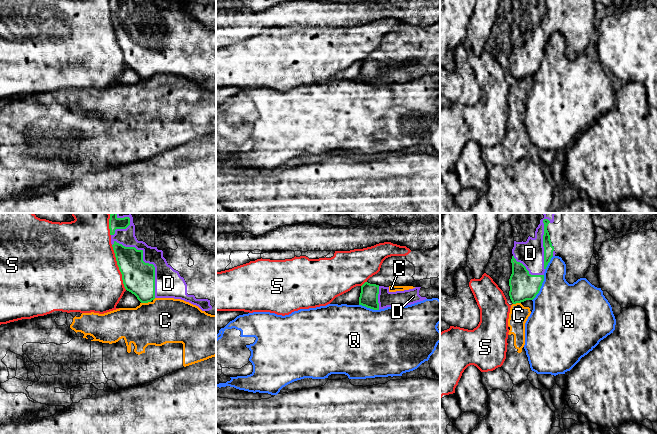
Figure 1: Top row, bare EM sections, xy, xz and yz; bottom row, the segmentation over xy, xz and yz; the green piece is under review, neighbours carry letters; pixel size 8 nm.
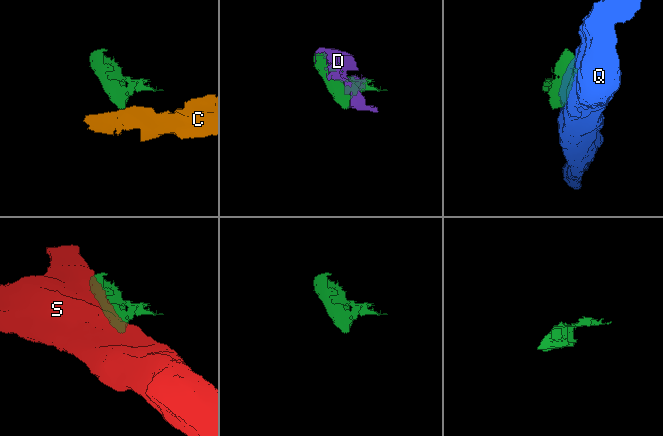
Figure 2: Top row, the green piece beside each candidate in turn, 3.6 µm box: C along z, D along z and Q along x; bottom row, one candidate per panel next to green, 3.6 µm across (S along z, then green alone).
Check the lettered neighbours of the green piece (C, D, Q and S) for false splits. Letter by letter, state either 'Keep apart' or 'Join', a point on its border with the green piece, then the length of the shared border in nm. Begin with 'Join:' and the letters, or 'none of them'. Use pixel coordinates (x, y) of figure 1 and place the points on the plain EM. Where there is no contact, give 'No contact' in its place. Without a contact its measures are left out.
Join: D
C: Keep apart. Touches green at xy (145, 78). Shared border 80 nm
D: Join. Touches green at xy (146, 39). Shared border 550 nm
Q: Keep apart. Touches green at yz (540, 63). Shared border 220 nm
S: Keep apart. Touches green at xy (118, 42). Shared border 380 nm

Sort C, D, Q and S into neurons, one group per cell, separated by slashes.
C / D / Q / S

